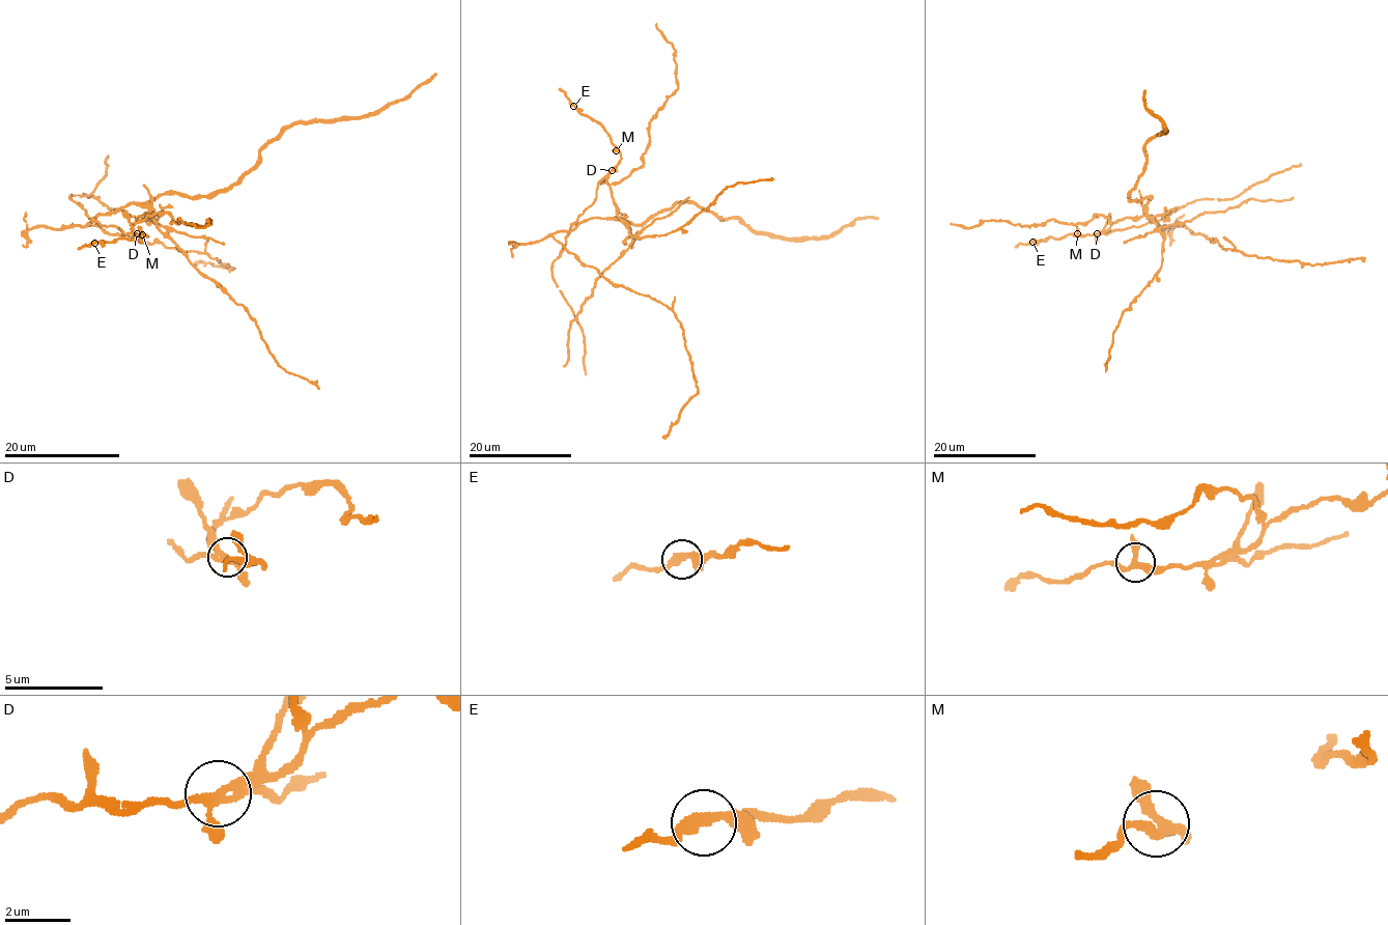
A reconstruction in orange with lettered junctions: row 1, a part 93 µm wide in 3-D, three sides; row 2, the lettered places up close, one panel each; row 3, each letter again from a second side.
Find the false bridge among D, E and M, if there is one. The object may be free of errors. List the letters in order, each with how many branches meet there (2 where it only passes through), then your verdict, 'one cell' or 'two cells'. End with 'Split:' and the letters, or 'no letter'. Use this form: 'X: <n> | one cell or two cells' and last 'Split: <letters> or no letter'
D: 3 | two cells
E: 2 | one cell
M: 3 | one cell
Split: D

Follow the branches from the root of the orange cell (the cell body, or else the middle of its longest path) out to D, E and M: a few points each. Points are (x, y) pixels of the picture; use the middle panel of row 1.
D: (592, 219), (621, 219), (607, 181), (611, 170)
E: (592, 219), (621, 219), (607, 181), (621, 153), (600, 123), (573, 106)
M: (592, 219), (621, 219), (607, 181), (608, 174), (621, 158), (616, 150)

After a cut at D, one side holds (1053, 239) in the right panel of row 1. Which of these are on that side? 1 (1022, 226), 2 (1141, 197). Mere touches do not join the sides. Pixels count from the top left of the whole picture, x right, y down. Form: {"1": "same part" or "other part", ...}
{"1": "other part", "2": "other part"}

